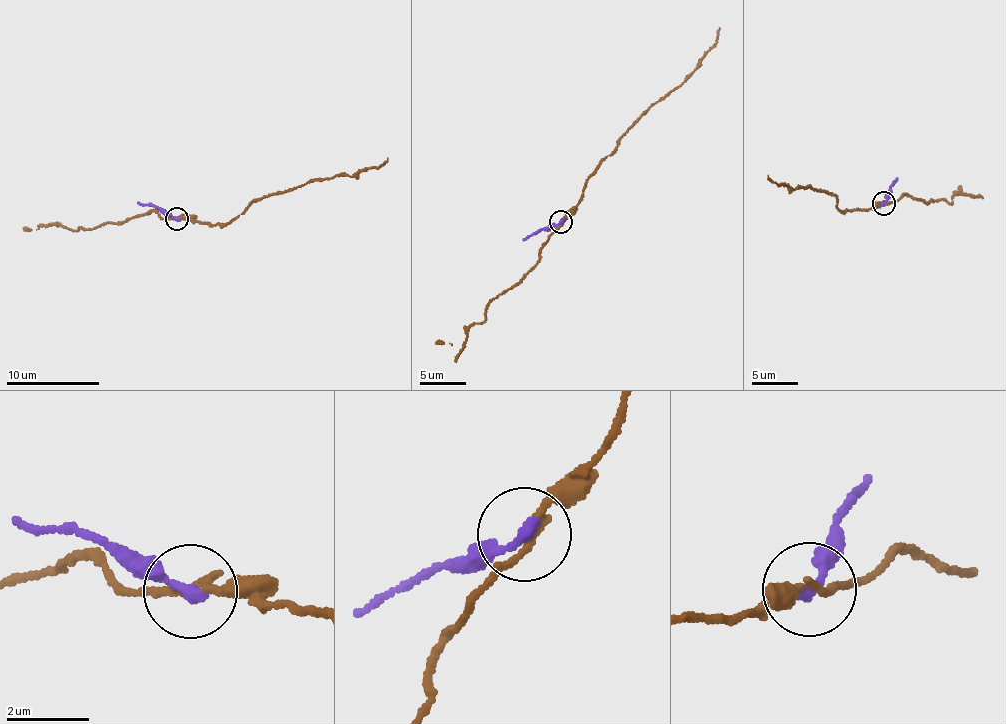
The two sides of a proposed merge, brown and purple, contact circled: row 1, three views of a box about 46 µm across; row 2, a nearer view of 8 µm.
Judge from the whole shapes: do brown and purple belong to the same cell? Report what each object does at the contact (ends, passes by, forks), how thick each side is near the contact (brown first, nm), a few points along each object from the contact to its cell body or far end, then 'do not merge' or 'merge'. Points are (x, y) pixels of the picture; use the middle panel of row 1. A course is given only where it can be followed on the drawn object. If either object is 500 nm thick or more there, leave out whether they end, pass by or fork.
brown passes by; purple ends there; 170 nm thick on the brown side, 280 nm on the other; brown runs (562, 222), (602, 160), (613, 151), (628, 129), (691, 76), (715, 44), (719, 28); purple runs (560, 223), (523, 240); do not merge

